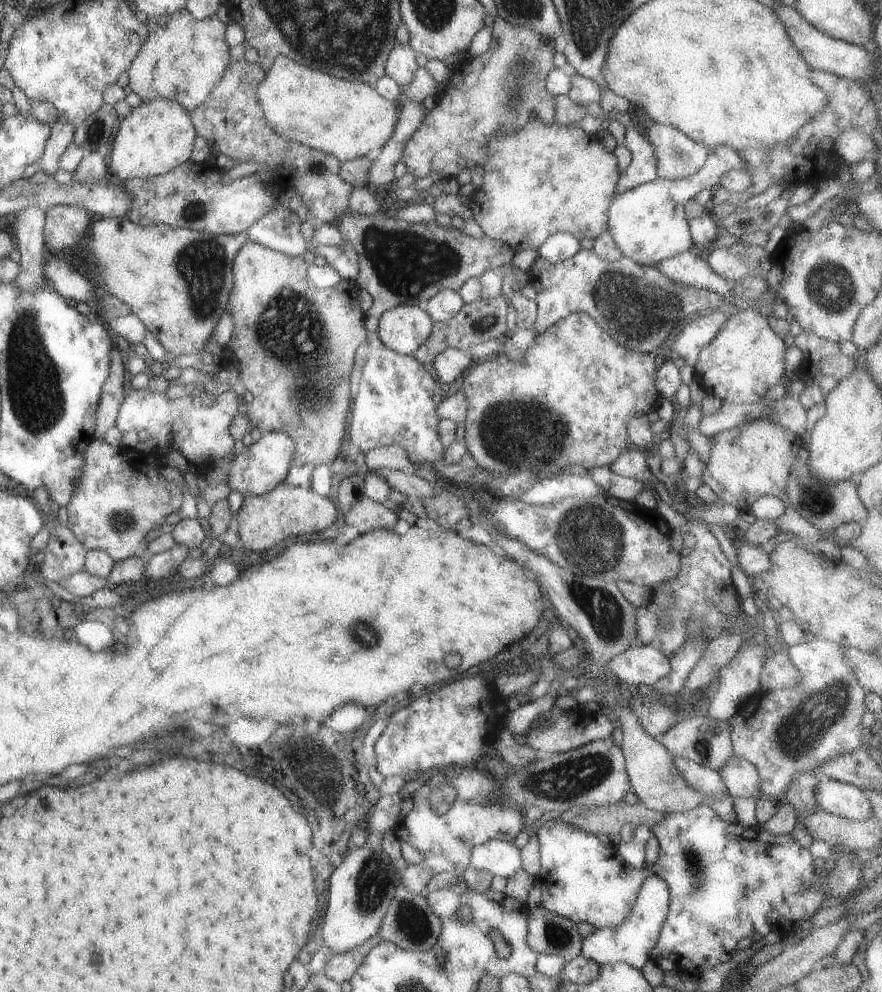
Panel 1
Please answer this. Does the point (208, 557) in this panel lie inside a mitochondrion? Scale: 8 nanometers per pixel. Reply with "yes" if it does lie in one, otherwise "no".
no

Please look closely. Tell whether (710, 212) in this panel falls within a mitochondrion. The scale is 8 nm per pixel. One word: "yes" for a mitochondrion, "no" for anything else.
no

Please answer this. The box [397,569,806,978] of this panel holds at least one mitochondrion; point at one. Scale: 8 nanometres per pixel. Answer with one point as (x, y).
(565, 780)

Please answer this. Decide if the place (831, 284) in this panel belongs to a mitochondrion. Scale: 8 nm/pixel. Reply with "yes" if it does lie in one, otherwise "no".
yes

